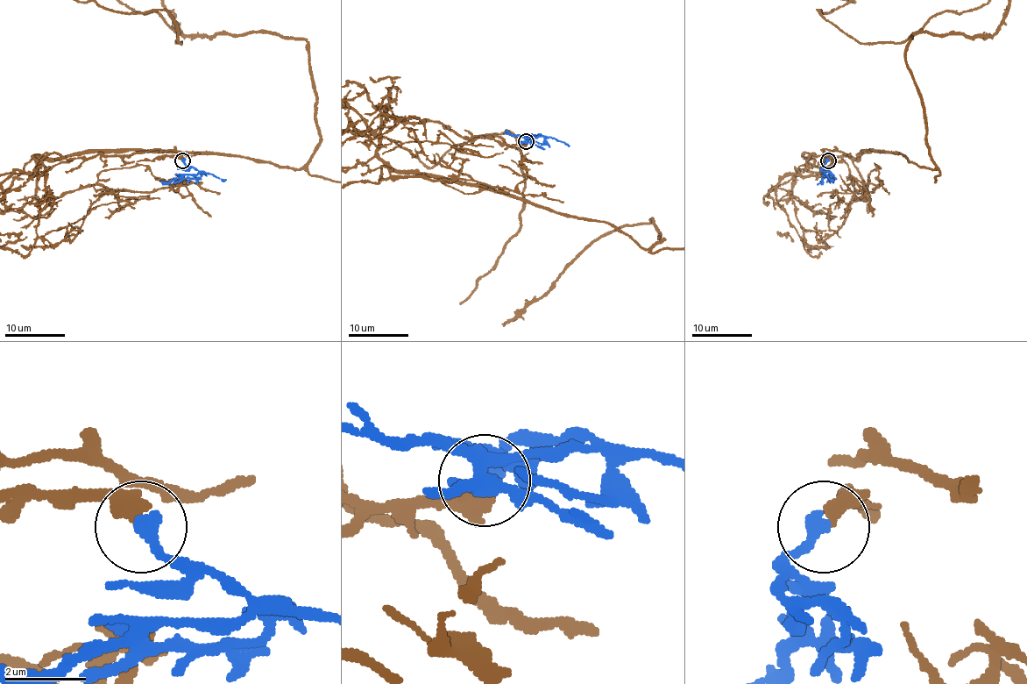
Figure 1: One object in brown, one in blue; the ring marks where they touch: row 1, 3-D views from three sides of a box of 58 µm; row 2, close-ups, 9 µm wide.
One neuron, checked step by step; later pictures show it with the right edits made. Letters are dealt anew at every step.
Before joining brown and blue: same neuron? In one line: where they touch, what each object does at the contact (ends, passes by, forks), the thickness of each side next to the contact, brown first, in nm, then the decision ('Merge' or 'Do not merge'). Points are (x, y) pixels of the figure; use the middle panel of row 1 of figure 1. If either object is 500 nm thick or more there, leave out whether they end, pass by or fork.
Place: (526, 141). At the ring brown ends. At the ring blue ends. Thickness 400 nm (brown) against 400 nm. Merge

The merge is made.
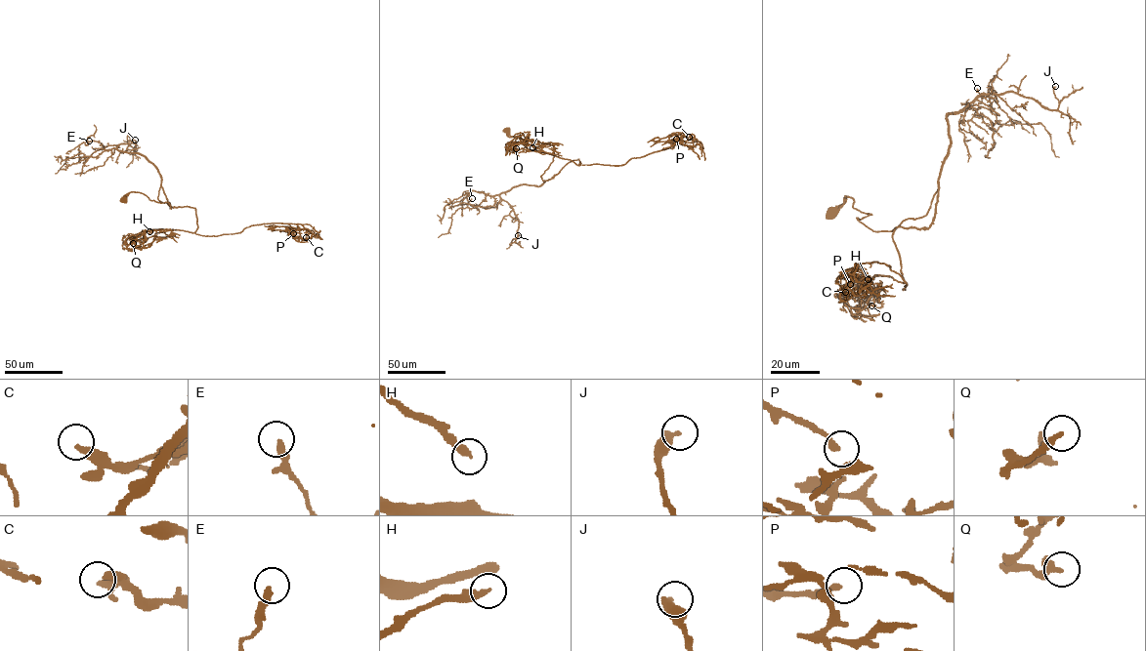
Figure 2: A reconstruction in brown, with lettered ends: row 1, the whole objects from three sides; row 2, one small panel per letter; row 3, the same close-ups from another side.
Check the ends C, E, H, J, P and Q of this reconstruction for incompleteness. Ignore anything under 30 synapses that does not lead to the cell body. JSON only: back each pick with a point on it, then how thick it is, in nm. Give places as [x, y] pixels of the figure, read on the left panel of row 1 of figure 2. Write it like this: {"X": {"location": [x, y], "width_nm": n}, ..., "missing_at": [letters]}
{"H": {"location": [149, 231], "width_nm": 280}, "missing_at": ["H"]}

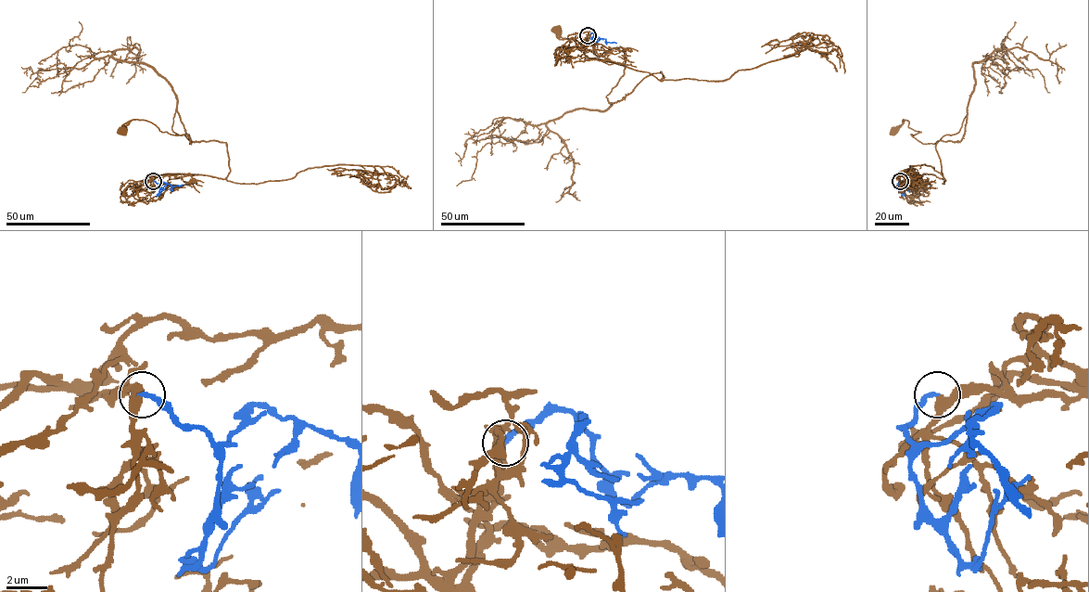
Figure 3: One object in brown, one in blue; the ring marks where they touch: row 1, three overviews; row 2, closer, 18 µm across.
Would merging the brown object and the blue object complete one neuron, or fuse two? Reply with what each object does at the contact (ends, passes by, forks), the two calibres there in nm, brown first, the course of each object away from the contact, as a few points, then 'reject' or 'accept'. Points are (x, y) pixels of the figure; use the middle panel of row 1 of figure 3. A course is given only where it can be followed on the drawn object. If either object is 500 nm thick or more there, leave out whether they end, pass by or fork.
brown passes by; blue ends; calibres 360 and 200 nm; course brown (588, 35), (588, 57), (664, 77), (646, 76), (609, 102), (623, 48), (598, 57), (591, 45), (557, 30); course blue (588, 35), (592, 33), (598, 41), (604, 39), (616, 43); accept

